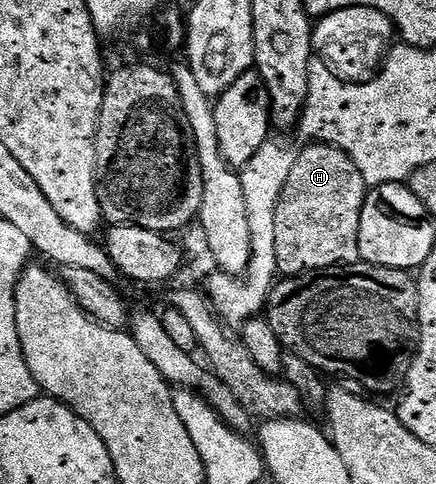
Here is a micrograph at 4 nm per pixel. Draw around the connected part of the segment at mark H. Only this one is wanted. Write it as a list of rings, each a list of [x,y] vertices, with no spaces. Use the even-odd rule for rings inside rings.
[[[323,143],[305,144],[305,149],[301,153],[295,154],[290,175],[286,179],[286,187],[282,187],[282,195],[278,199],[278,207],[274,211],[274,255],[276,256],[276,272],[281,278],[285,277],[302,277],[305,273],[318,273],[321,269],[335,269],[341,265],[355,265],[360,261],[360,248],[358,247],[358,231],[362,223],[362,207],[364,200],[368,197],[369,186],[362,179],[362,171],[340,149],[333,145]]]

